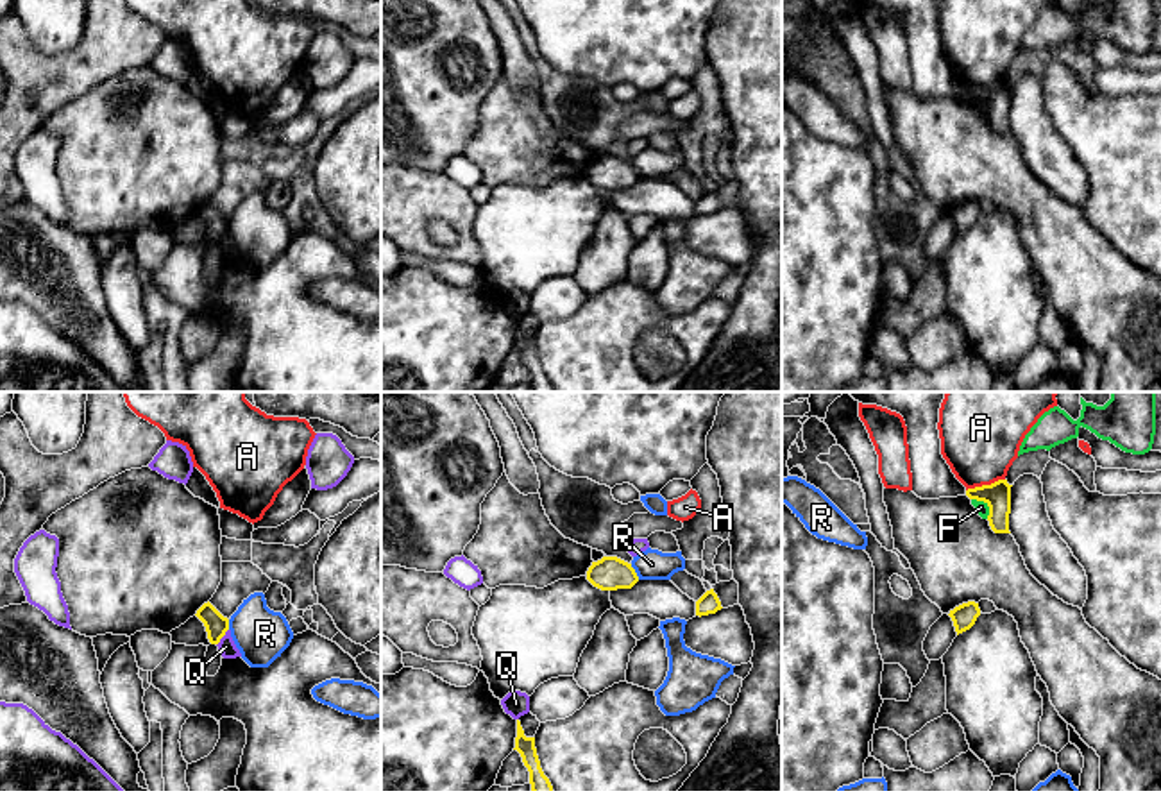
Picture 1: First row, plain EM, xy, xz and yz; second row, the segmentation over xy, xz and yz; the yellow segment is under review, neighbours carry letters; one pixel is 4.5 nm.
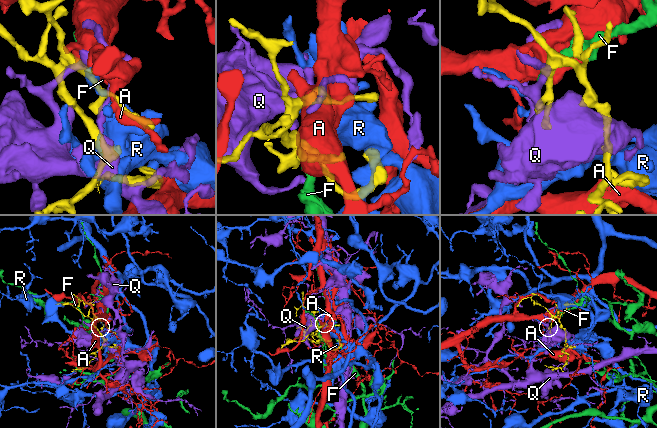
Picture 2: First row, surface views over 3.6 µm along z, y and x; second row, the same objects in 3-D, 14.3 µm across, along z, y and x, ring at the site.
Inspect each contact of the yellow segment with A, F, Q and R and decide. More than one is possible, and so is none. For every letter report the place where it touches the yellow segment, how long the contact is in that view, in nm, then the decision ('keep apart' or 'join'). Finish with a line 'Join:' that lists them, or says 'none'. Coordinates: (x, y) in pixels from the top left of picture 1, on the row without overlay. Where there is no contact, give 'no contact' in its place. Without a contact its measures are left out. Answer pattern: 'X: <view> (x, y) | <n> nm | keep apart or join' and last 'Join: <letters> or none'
A: yz (984, 85) | 190 nm | keep apart
F: yz (988, 104) | 120 nm | keep apart
Q: xy (222, 235) | 90 nm | keep apart
R: xz (634, 170) | 80 nm | keep apart
Join: none

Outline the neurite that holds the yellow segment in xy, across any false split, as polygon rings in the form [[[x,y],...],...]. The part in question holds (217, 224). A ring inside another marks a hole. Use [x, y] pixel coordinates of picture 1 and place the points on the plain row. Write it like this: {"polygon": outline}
{"polygon": [[[209,200],[204,202],[195,213],[206,225],[211,243],[218,243],[229,229],[229,218],[224,217]]]}

